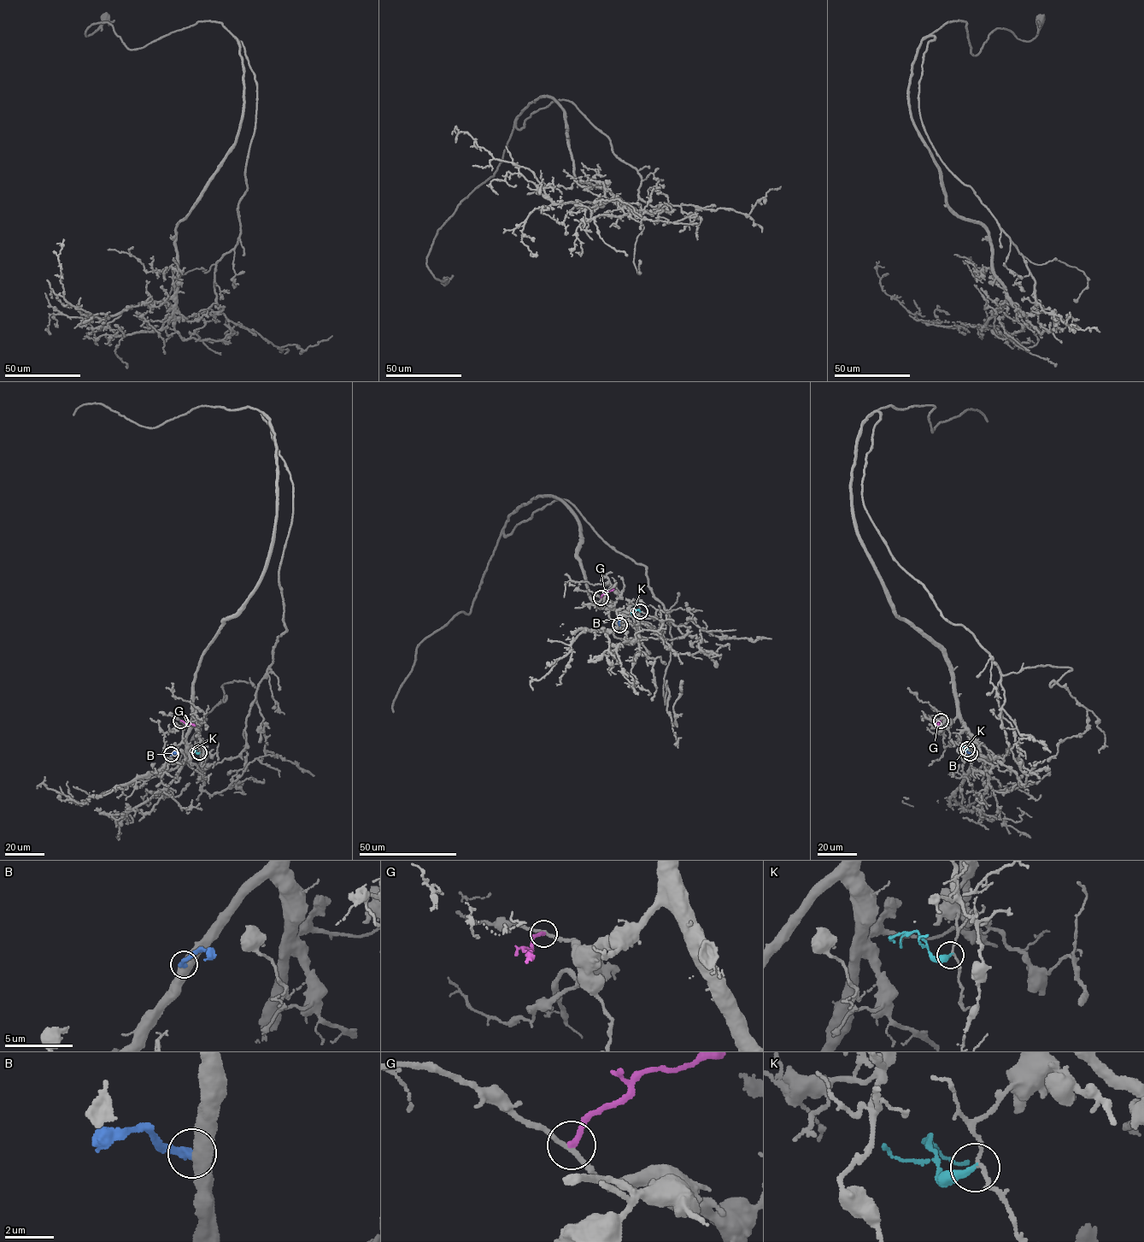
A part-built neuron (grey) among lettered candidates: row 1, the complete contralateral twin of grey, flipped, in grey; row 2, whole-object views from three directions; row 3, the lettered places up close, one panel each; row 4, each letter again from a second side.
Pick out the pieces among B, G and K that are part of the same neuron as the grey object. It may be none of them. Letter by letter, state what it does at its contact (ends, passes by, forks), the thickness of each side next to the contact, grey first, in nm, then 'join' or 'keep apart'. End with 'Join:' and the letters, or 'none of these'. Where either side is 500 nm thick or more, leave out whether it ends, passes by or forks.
B: 600/360 nm | keep apart
G: it ends | 200/260 nm | keep apart
K: it ends | 130/280 nm | join
Join: K

